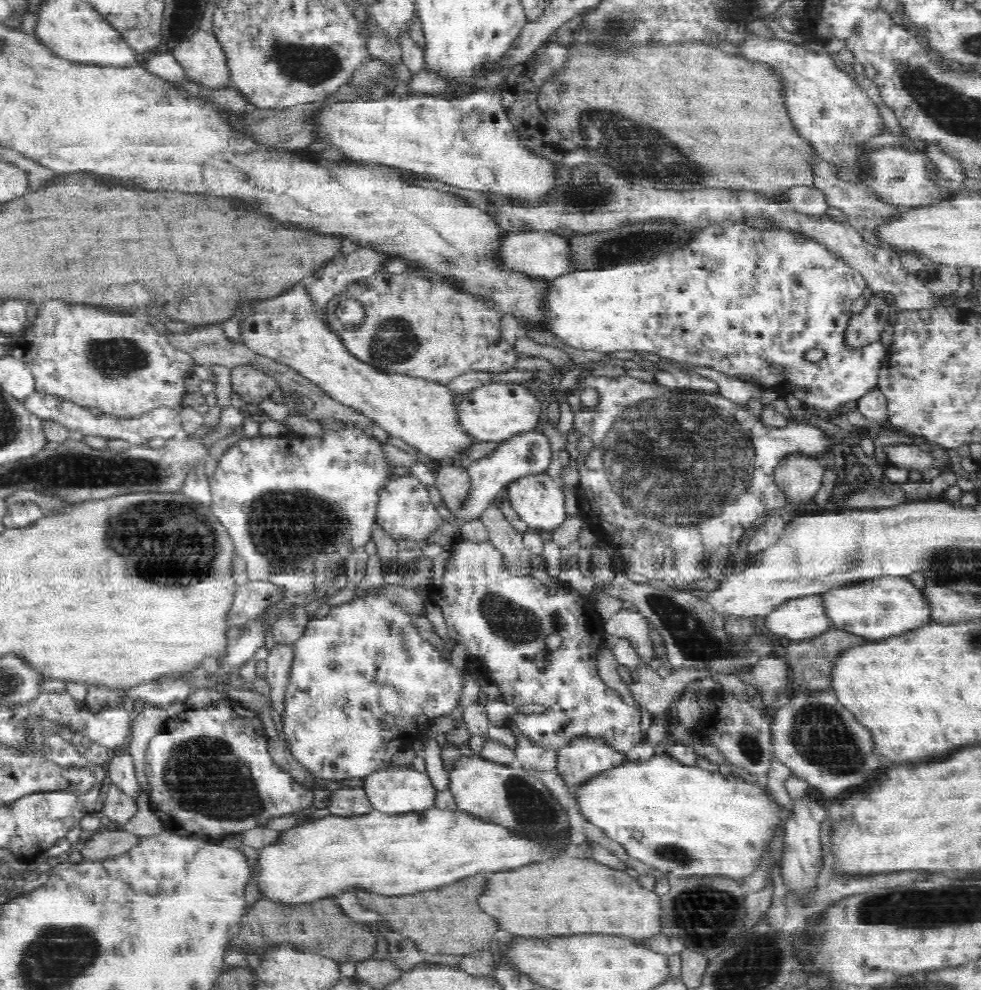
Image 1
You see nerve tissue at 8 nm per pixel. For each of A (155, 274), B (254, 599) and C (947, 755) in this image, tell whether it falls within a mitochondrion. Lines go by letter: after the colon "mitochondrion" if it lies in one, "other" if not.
A: other
B: other
C: other

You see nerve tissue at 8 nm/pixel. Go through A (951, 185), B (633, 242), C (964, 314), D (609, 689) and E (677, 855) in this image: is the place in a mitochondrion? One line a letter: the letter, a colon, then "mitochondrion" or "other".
A: other
B: mitochondrion
C: other
D: other
E: mitochondrion

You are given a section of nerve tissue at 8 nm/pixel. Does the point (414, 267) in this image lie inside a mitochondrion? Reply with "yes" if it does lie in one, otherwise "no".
no

